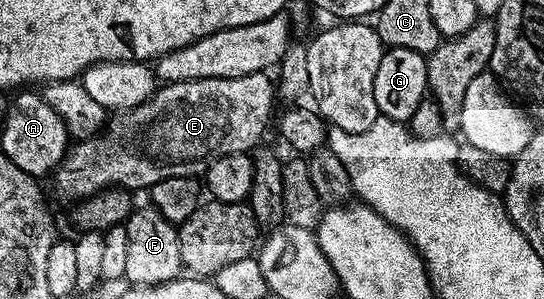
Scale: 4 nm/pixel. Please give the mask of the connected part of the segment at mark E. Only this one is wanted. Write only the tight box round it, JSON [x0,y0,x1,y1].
[53,71,277,201]

